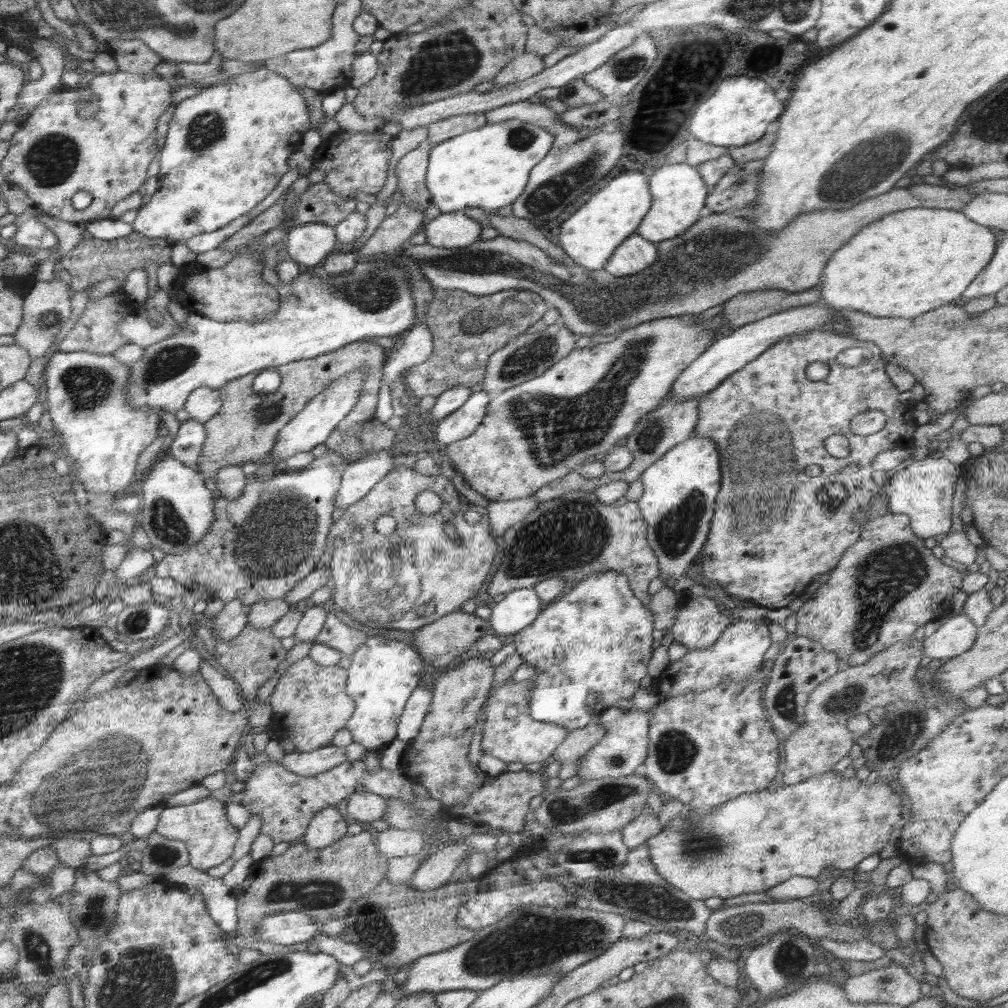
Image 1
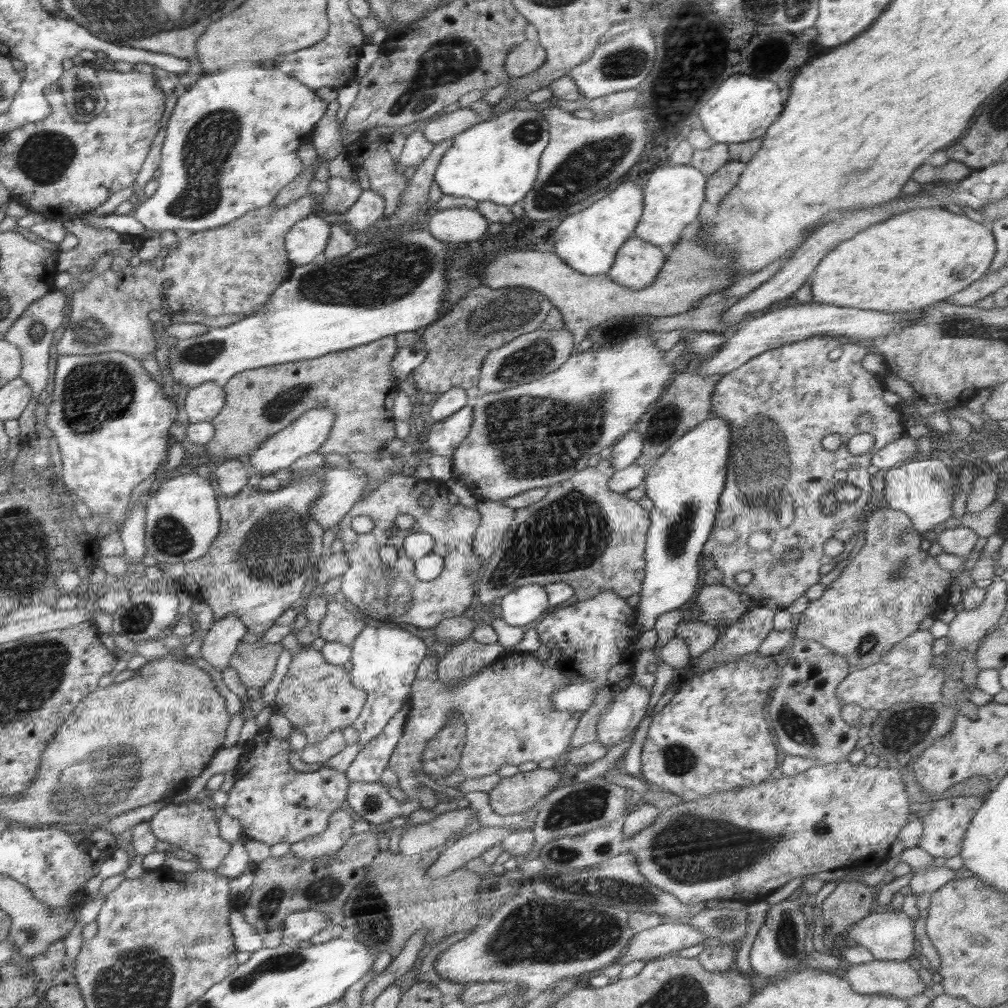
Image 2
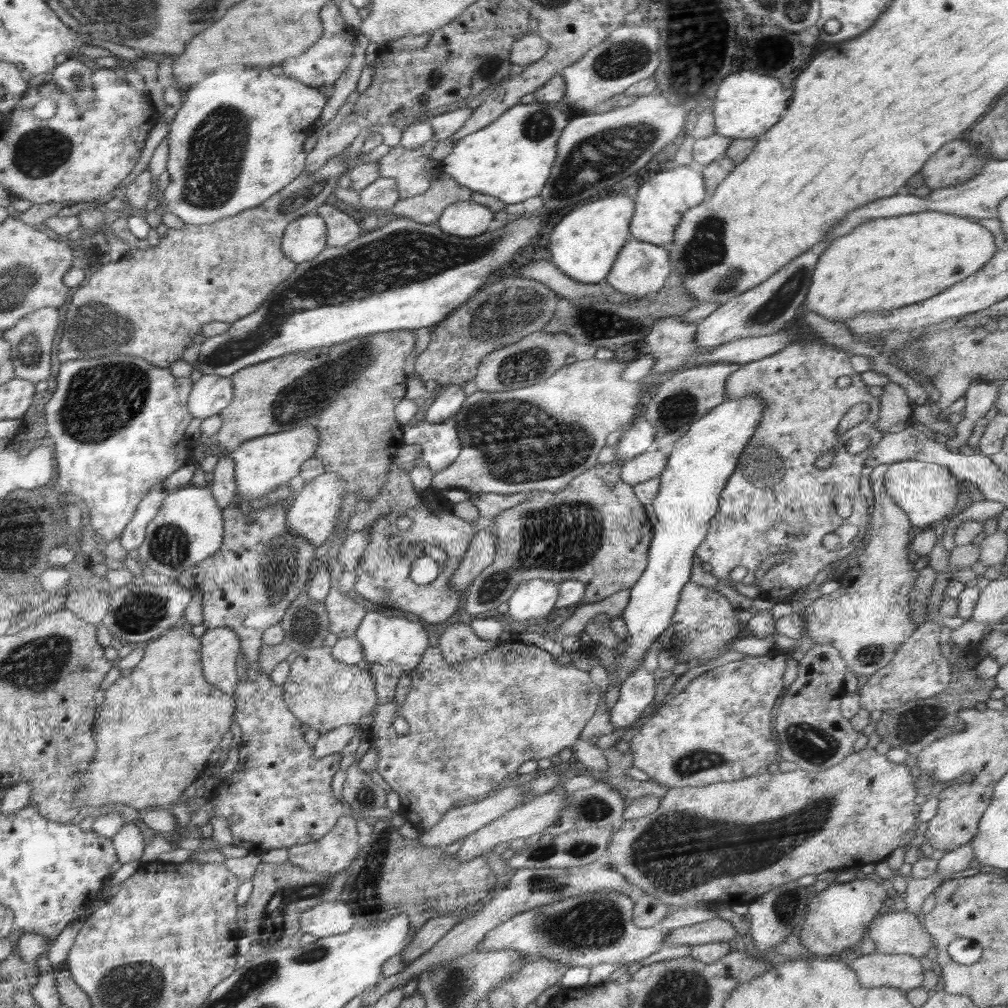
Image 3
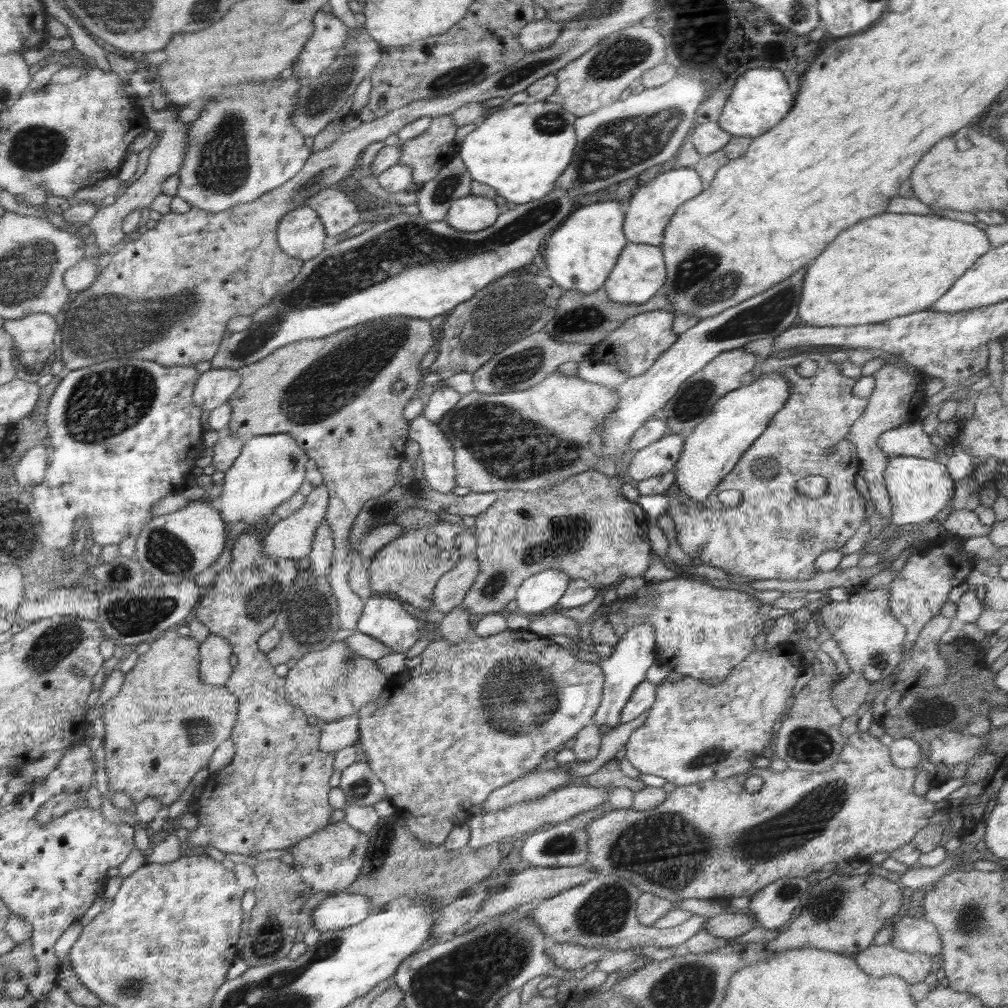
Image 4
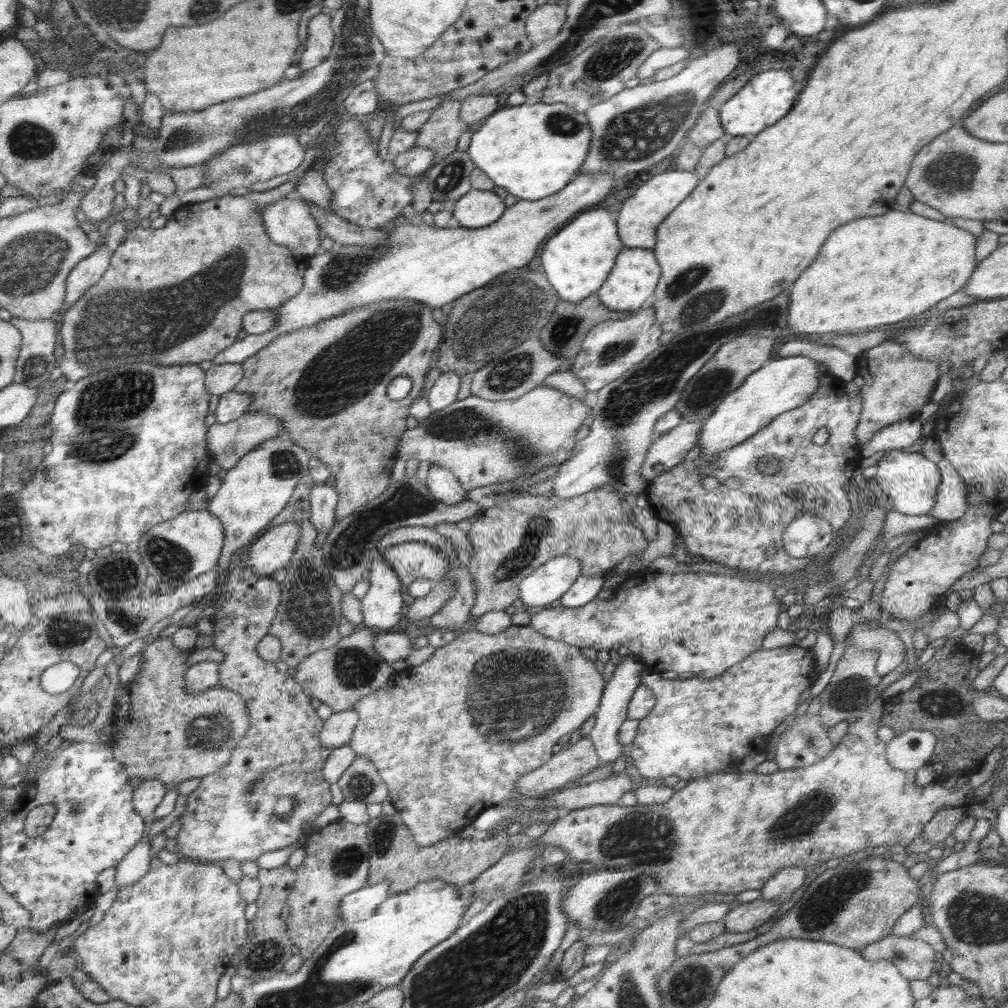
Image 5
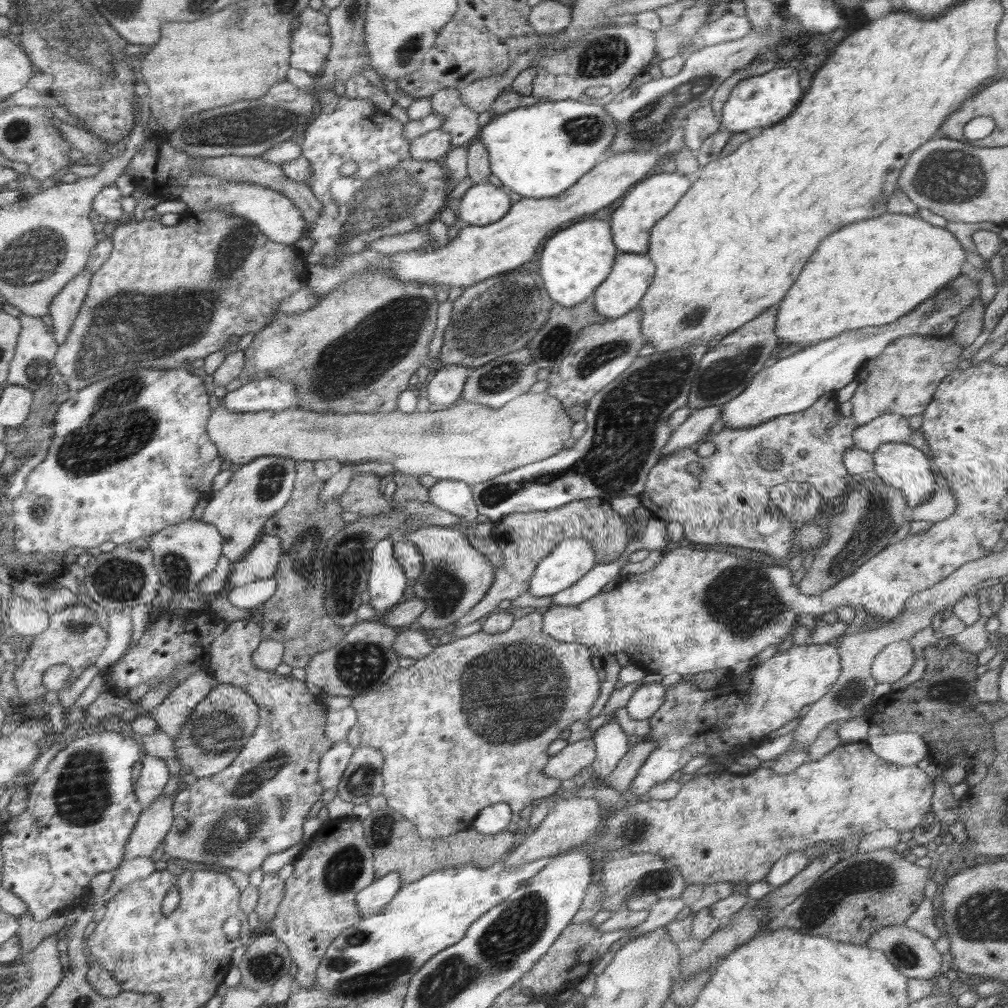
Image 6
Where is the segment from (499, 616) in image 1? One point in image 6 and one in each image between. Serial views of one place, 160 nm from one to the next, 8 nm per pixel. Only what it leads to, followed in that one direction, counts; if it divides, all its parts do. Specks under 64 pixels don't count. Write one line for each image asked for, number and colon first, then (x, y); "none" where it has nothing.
2: (527, 603)
3: (535, 599)
4: (537, 594)
5: (548, 582)
6: (571, 559)

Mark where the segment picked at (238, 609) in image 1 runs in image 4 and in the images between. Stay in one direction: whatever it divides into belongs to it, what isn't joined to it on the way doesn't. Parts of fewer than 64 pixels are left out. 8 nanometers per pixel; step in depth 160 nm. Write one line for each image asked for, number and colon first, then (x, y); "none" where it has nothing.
2: (220, 643)
3: (220, 647)
4: (215, 651)

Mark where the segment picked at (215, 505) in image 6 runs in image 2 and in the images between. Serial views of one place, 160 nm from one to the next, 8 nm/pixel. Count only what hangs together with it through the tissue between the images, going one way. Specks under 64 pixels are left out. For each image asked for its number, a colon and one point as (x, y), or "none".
2: (304, 436)
3: (263, 464)
4: (269, 470)
5: (252, 493)

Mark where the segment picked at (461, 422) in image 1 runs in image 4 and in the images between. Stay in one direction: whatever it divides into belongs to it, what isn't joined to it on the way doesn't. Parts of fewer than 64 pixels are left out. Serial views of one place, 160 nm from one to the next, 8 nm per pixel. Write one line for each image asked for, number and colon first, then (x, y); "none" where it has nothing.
2: (444, 436)
3: (440, 442)
4: (438, 455)

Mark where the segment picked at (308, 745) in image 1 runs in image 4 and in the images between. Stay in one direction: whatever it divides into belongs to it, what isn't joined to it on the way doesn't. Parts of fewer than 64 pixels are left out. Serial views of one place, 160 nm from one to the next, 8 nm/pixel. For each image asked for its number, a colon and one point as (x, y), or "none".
2: (318, 698)
3: (324, 693)
4: (336, 682)

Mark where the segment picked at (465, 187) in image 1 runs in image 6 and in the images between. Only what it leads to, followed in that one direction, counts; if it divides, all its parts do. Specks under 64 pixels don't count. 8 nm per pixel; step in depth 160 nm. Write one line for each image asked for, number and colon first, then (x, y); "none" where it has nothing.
2: (497, 160)
3: (510, 159)
4: (520, 150)
5: (532, 151)
6: (539, 151)

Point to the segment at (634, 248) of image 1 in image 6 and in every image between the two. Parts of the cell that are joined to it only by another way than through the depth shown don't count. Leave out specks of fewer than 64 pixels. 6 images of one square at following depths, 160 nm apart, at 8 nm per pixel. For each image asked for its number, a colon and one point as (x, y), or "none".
2: (638, 262)
3: (641, 268)
4: (639, 272)
5: (631, 283)
6: (624, 288)

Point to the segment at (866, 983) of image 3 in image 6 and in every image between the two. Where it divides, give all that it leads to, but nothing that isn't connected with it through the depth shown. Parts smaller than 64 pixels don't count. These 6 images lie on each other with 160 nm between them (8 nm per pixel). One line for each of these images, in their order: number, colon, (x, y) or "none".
4: (878, 961)
5: (914, 958)
6: (914, 955)

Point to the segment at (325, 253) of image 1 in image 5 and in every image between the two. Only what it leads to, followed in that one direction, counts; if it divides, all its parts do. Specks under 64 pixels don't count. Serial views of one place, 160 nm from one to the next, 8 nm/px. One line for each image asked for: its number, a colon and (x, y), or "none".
2: (309, 237)
3: (307, 236)
4: (301, 234)
5: (290, 223)

